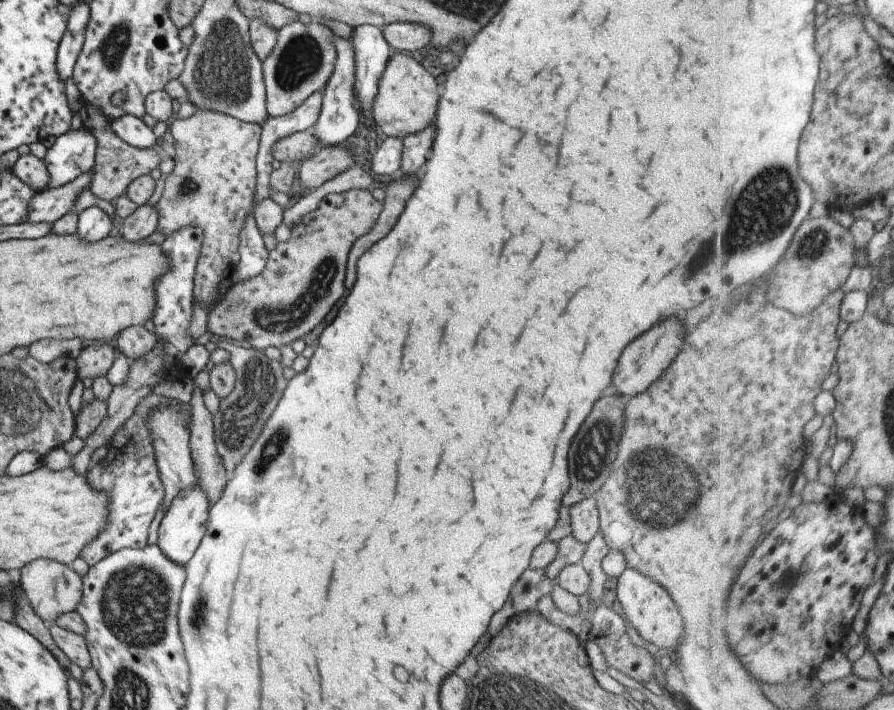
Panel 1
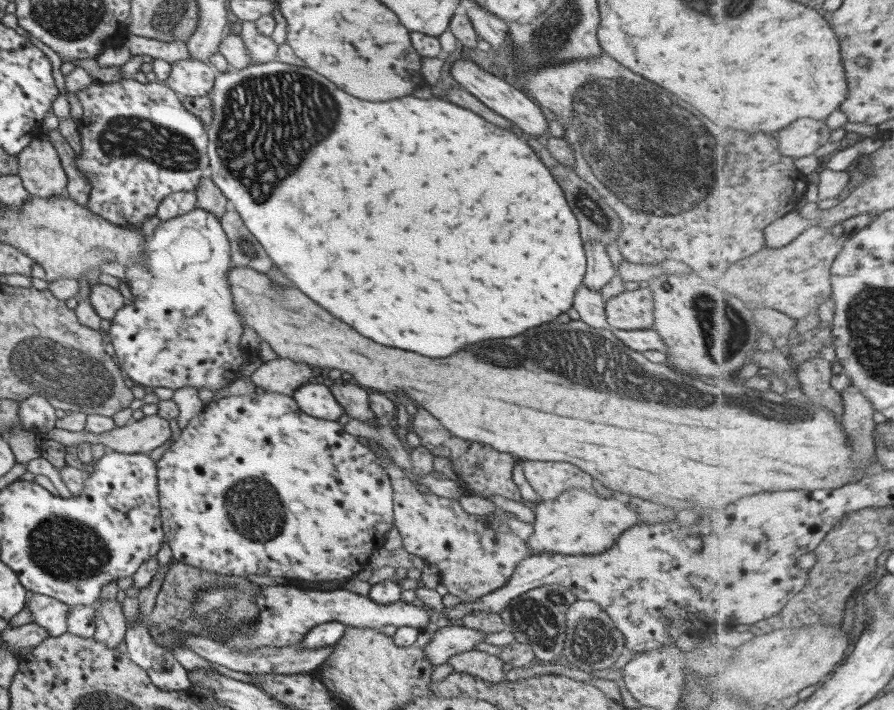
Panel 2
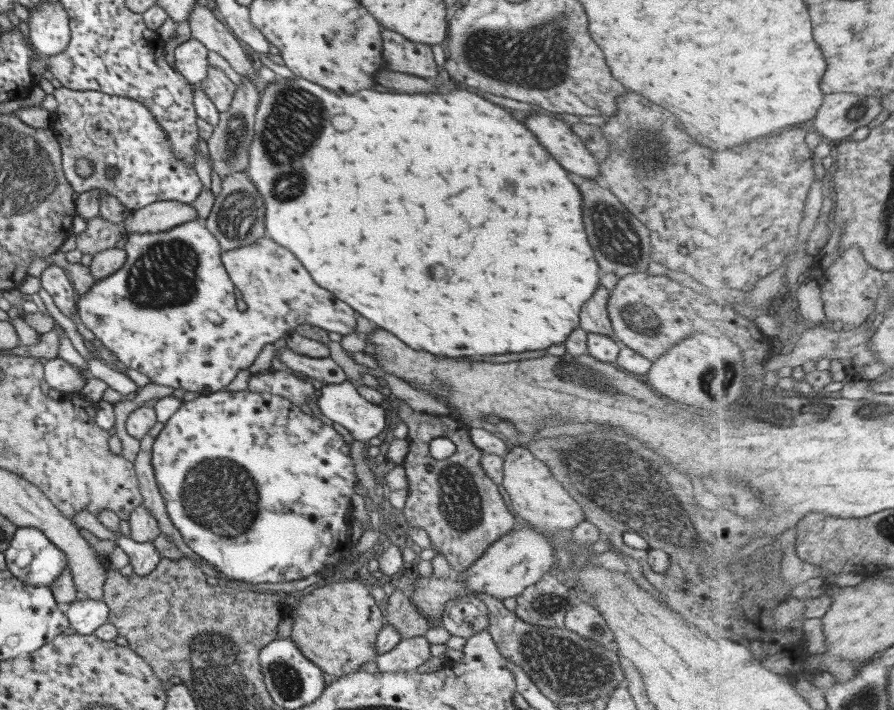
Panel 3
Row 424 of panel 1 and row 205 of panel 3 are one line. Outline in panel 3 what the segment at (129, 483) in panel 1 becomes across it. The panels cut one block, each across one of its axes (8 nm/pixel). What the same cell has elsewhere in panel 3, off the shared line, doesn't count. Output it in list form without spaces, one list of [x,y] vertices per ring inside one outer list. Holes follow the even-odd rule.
[[[63,87],[54,89],[52,94],[57,102],[57,108],[51,114],[49,128],[60,146],[62,173],[73,192],[81,194],[87,190],[100,189],[105,194],[114,196],[125,208],[133,211],[165,200],[176,200],[189,205],[201,192],[202,185],[193,167],[185,164],[185,161],[176,159],[168,145],[169,141],[164,130],[140,102],[93,90],[73,91]],[[77,158],[85,158],[92,164],[91,175],[87,178],[77,176],[75,172]],[[107,167],[117,170],[117,175],[113,179],[106,177],[105,168]]]

